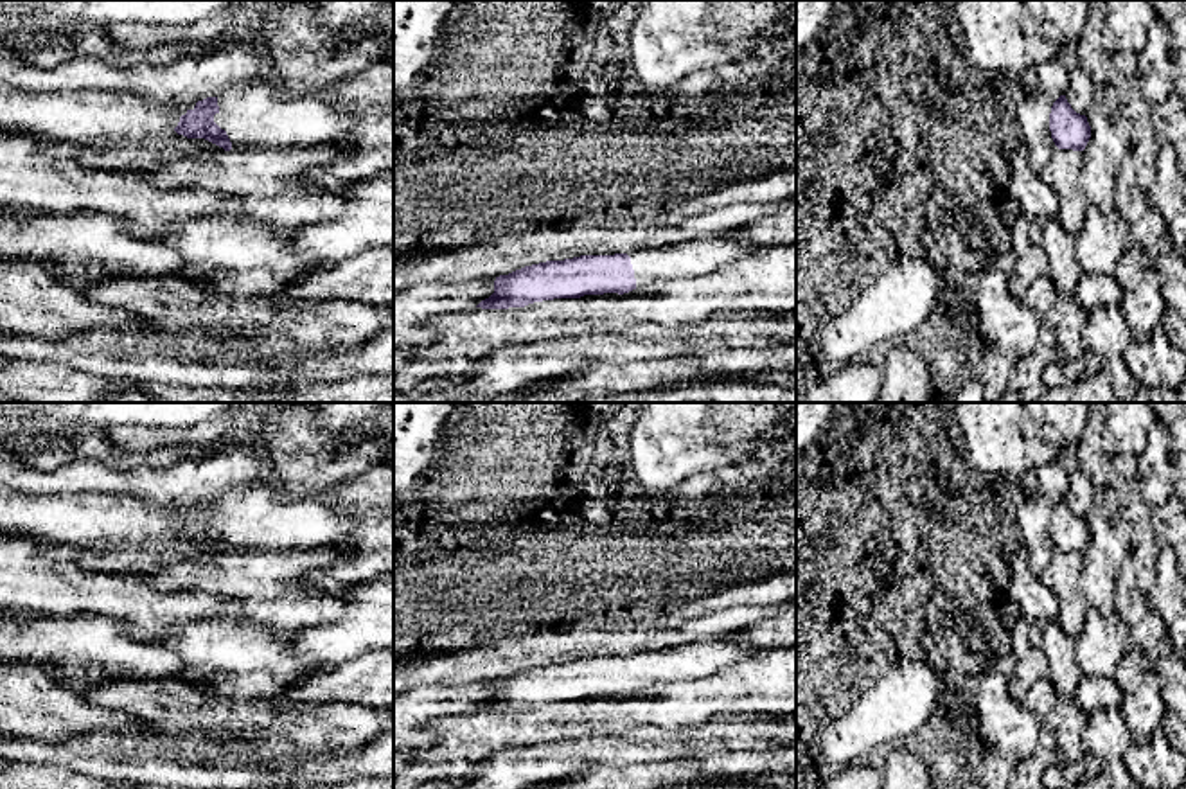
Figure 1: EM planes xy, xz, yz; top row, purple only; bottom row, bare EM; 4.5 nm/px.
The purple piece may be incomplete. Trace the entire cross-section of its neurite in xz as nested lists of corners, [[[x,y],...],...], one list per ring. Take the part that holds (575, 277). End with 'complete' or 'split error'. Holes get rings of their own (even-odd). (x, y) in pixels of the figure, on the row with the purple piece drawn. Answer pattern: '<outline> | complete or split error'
[[[704,235],[683,243],[652,246],[615,255],[580,255],[564,261],[546,261],[525,266],[494,280],[494,293],[482,300],[482,309],[525,307],[534,302],[553,298],[580,298],[584,295],[629,293],[654,280],[703,277],[717,268],[757,252],[744,237]]] | split error

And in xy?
[[[331,84],[230,88],[198,101],[180,117],[174,131],[205,138],[225,151],[309,147],[334,142],[356,115],[356,108],[334,101]]] | split error

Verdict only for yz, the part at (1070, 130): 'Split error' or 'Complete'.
Complete

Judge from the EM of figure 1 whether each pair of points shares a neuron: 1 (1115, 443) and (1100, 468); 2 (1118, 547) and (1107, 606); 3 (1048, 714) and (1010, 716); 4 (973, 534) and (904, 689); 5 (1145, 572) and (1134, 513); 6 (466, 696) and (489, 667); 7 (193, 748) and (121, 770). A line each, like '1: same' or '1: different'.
1: different
2: same
3: different
4: different
5: same
6: different
7: different

